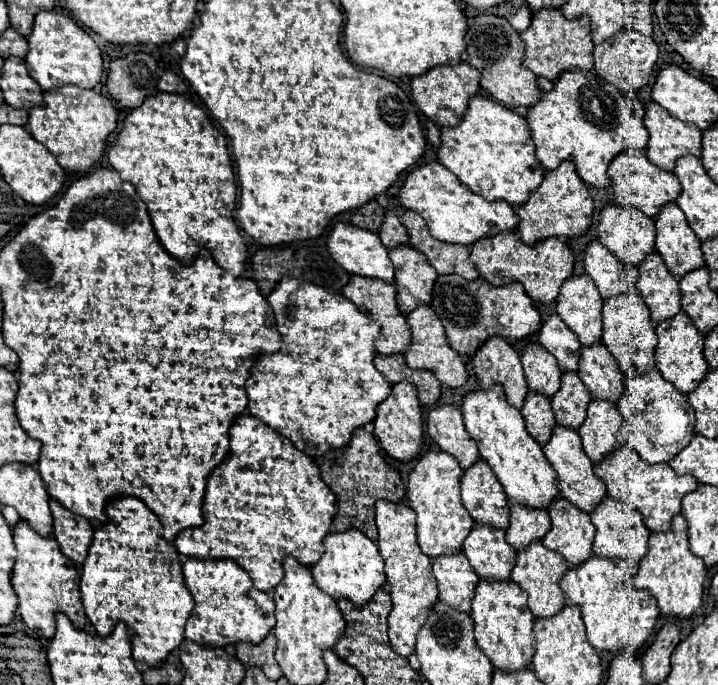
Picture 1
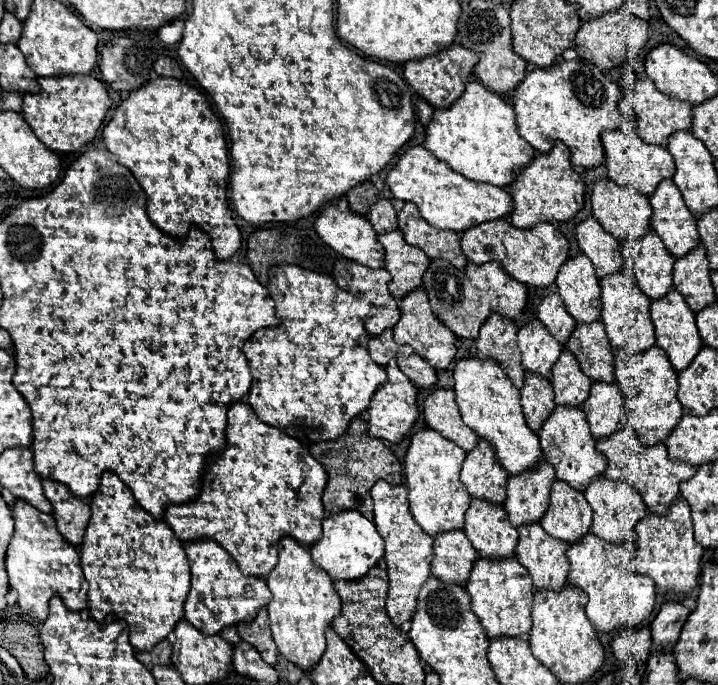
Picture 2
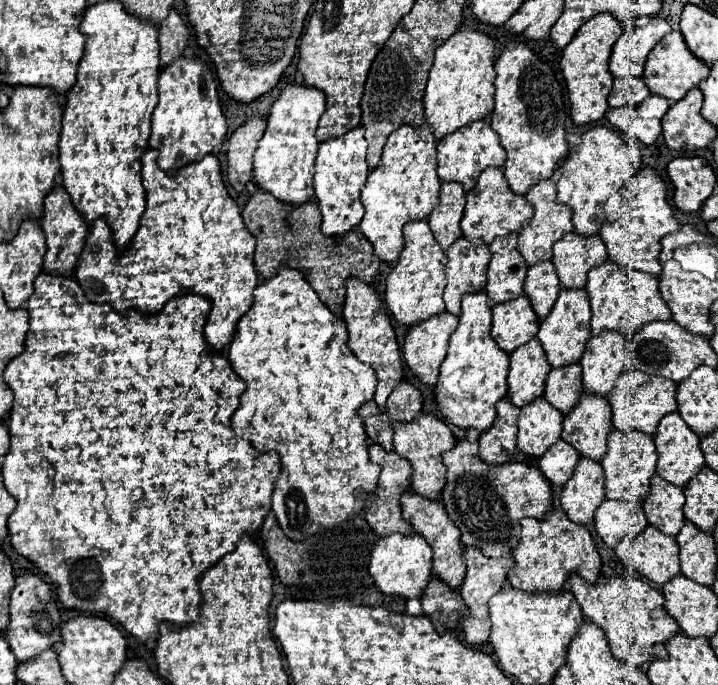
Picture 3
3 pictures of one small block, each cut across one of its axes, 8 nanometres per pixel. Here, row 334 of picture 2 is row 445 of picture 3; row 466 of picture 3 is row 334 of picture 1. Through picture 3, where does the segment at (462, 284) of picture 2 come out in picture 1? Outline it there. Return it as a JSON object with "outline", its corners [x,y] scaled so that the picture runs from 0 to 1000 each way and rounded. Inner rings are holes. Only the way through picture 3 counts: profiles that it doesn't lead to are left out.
{"outline":[[[635,400],[610,403],[610,409],[604,415],[604,426],[602,426],[602,453],[616,467],[616,476],[621,479],[621,491],[624,491],[627,505],[643,520],[660,520],[660,514],[666,514],[666,505],[671,505],[685,491],[699,491],[705,499],[721,502],[721,499],[749,488],[749,482],[755,479],[755,467],[752,467],[749,453],[744,450],[741,438],[733,432],[727,415],[719,415],[719,412],[699,418],[699,420],[688,420],[671,406],[646,409],[643,403],[635,403]]]}

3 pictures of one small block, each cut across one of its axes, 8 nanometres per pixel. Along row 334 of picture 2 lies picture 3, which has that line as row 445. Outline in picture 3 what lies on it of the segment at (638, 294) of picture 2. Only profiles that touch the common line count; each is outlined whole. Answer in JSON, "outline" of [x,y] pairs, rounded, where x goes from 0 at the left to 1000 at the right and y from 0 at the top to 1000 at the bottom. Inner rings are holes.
{"outline":[[[852,628],[847,636],[847,660],[836,674],[841,683],[841,712],[844,727],[850,730],[897,730],[905,718],[905,698],[914,692],[914,651],[911,639],[894,631],[869,634],[864,628]]]}

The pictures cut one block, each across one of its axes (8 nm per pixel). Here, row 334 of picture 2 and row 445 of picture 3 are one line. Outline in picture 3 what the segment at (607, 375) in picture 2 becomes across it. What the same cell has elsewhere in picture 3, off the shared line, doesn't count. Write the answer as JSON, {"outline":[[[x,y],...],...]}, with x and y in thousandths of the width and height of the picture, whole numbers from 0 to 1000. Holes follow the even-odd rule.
{"outline":[[[813,572],[805,593],[786,610],[783,642],[805,657],[808,666],[838,672],[844,639],[852,631],[852,599],[844,581]]]}

